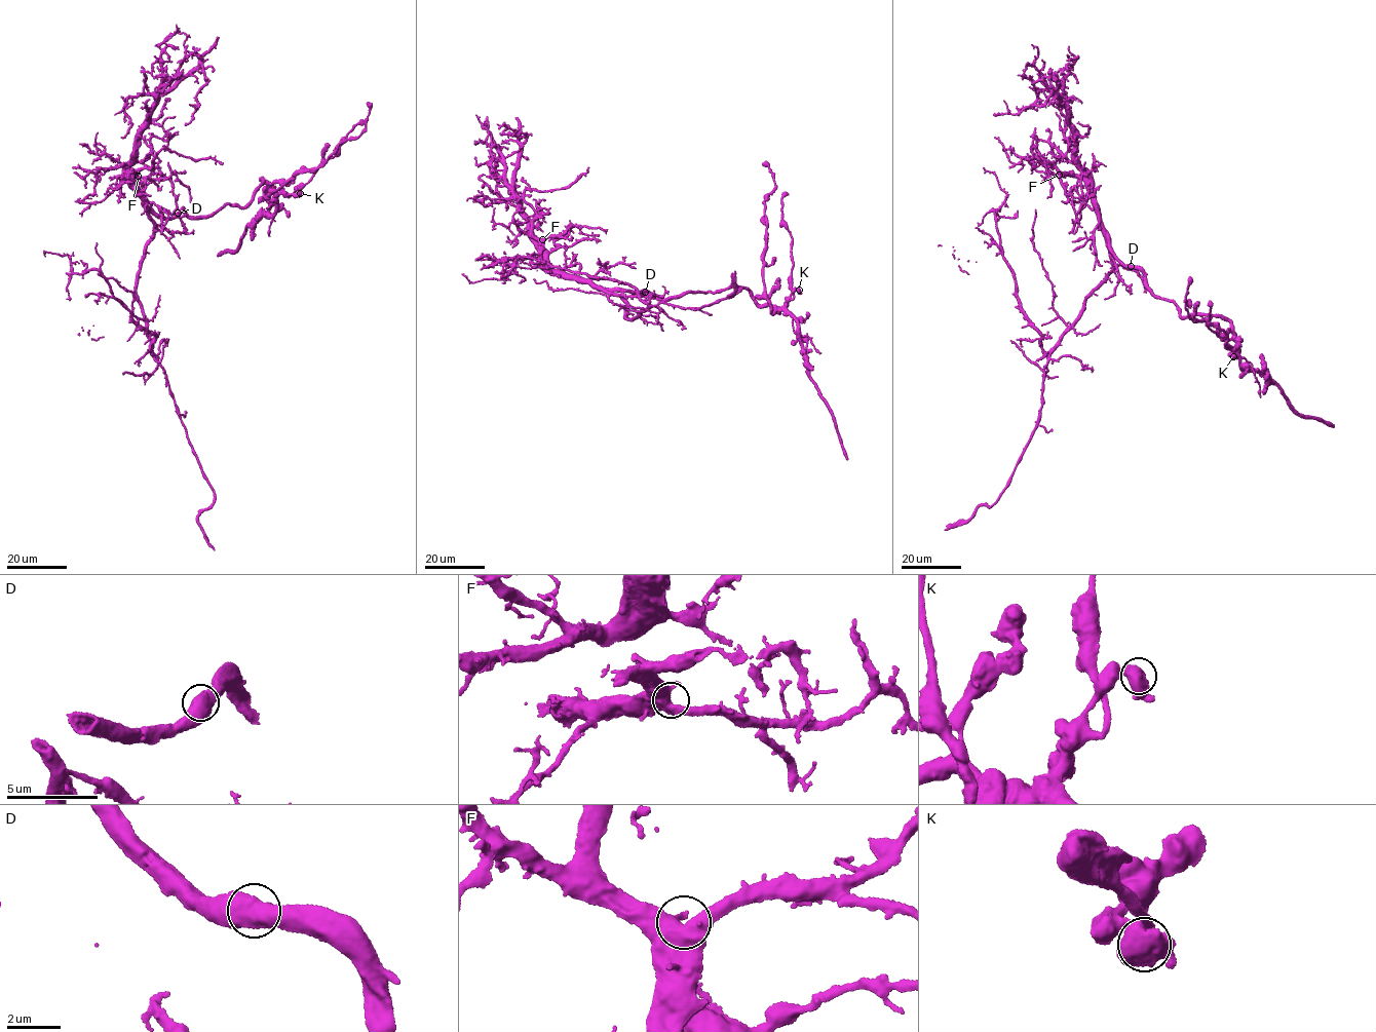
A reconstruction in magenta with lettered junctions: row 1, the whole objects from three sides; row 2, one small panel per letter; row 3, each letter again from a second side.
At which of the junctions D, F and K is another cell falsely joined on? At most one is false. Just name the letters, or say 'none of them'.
none of them

